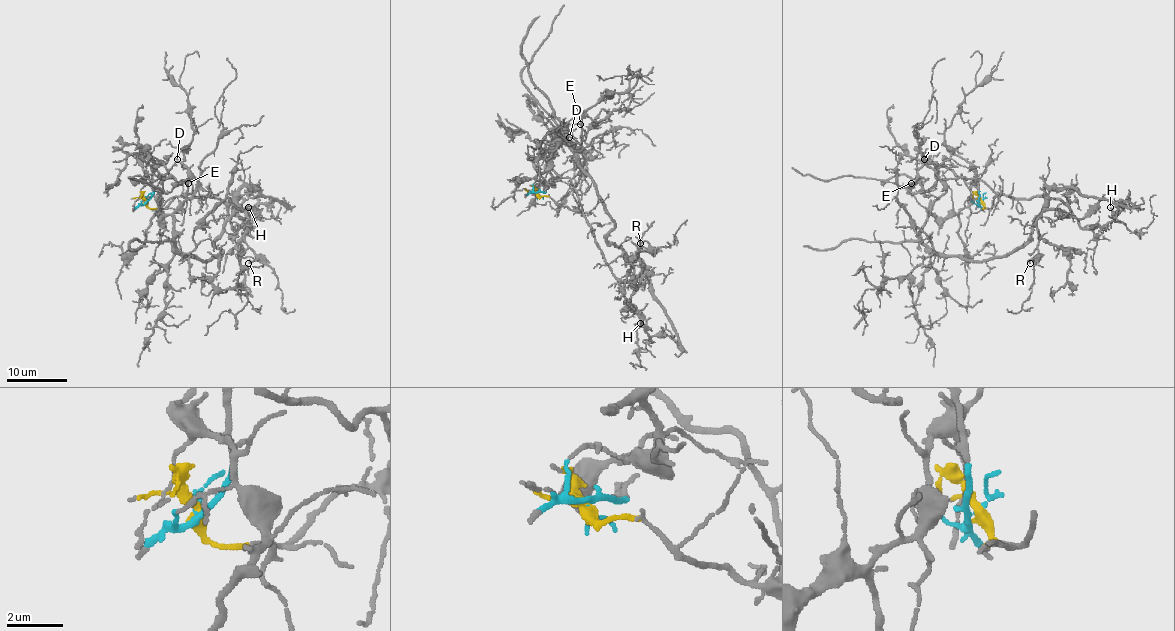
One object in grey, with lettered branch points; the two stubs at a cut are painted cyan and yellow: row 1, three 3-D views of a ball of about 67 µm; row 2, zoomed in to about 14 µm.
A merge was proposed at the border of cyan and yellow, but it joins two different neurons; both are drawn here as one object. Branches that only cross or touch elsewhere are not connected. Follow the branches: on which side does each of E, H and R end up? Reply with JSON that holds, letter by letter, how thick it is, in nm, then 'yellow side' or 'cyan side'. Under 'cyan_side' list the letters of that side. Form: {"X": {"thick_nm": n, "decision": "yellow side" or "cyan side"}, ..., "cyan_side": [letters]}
{"E": {"thick_nm": 130, "decision": "yellow side"}, "H": {"thick_nm": 100, "decision": "yellow side"}, "R": {"thick_nm": 130, "decision": "cyan side"}, "cyan_side": ["R"]}

